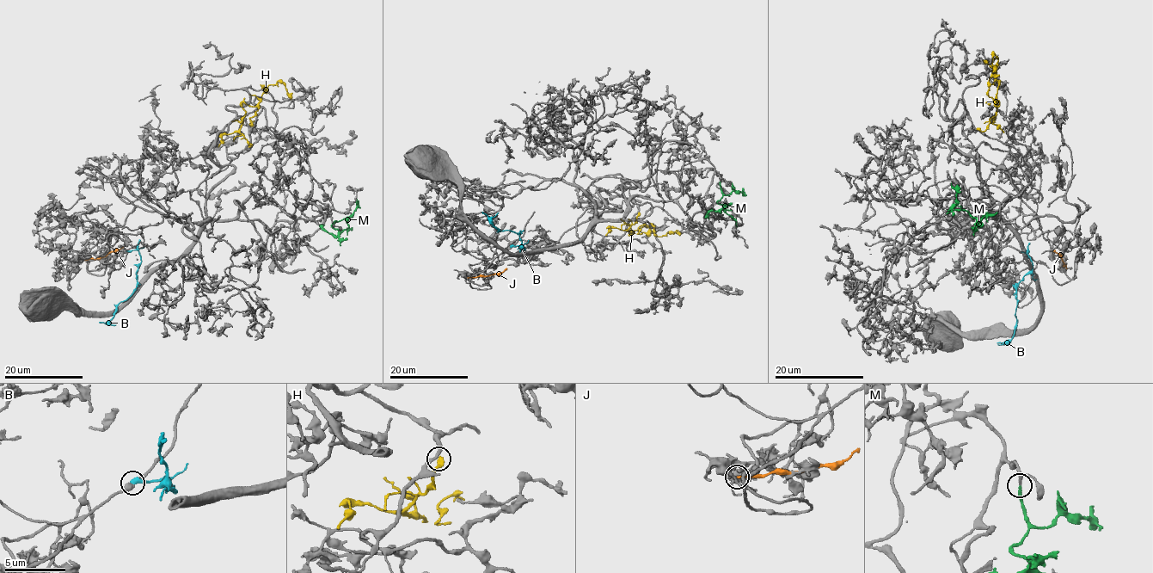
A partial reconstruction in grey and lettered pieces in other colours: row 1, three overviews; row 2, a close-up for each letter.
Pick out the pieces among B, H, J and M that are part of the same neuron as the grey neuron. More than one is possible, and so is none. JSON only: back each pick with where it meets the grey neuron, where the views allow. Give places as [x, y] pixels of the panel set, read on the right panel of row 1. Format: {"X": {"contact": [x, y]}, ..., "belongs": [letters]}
{"M": {"contact": [946, 213]}, "belongs": ["M"]}

